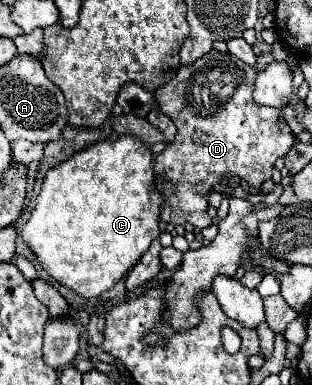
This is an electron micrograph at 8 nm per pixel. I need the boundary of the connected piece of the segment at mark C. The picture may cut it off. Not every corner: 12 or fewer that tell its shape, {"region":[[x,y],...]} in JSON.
{"region":[[149,145],[47,171],[21,235],[85,299],[161,235]]}

